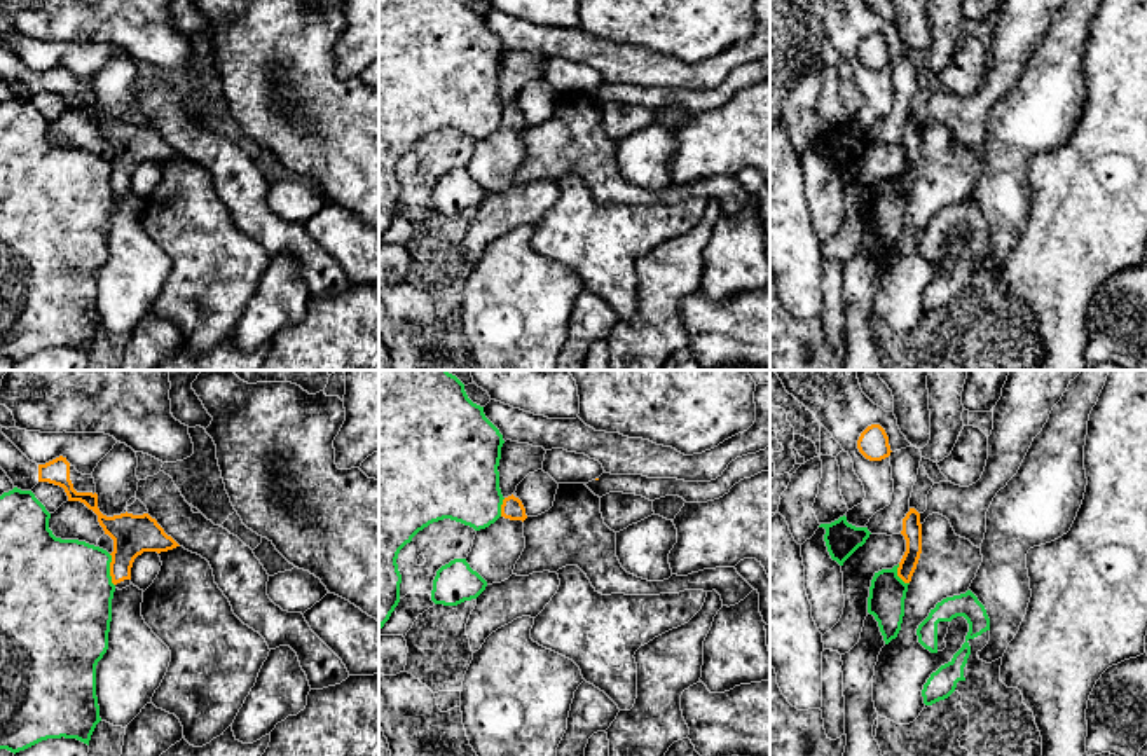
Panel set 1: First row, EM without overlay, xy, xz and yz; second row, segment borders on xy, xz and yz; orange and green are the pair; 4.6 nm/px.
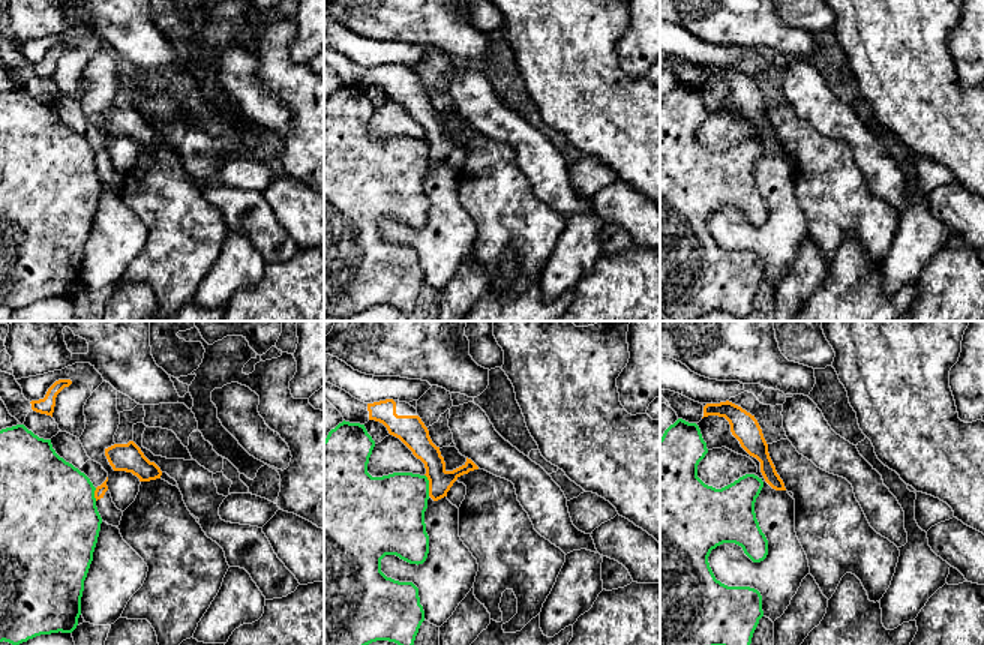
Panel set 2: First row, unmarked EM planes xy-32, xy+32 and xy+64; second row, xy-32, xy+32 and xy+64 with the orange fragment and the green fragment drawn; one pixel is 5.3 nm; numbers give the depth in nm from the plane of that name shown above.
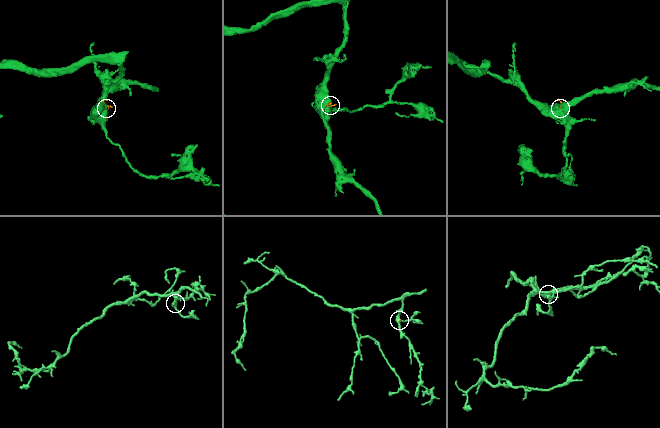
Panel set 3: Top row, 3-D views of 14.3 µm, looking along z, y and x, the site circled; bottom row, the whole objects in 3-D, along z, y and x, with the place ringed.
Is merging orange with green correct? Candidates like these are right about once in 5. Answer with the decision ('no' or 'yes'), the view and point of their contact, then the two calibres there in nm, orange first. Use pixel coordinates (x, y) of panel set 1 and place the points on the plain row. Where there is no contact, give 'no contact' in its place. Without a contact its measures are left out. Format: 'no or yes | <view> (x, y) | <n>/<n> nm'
no | xy (110, 178) | 190/480 nm

